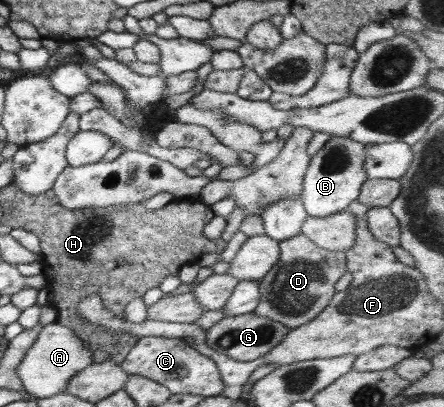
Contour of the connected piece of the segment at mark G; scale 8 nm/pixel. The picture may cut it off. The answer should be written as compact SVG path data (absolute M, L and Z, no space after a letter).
M255 311L238 316L227 316L206 330L206 345L219 354L240 362L250 362L269 354L286 337L290 327L280 322L258 316Z

